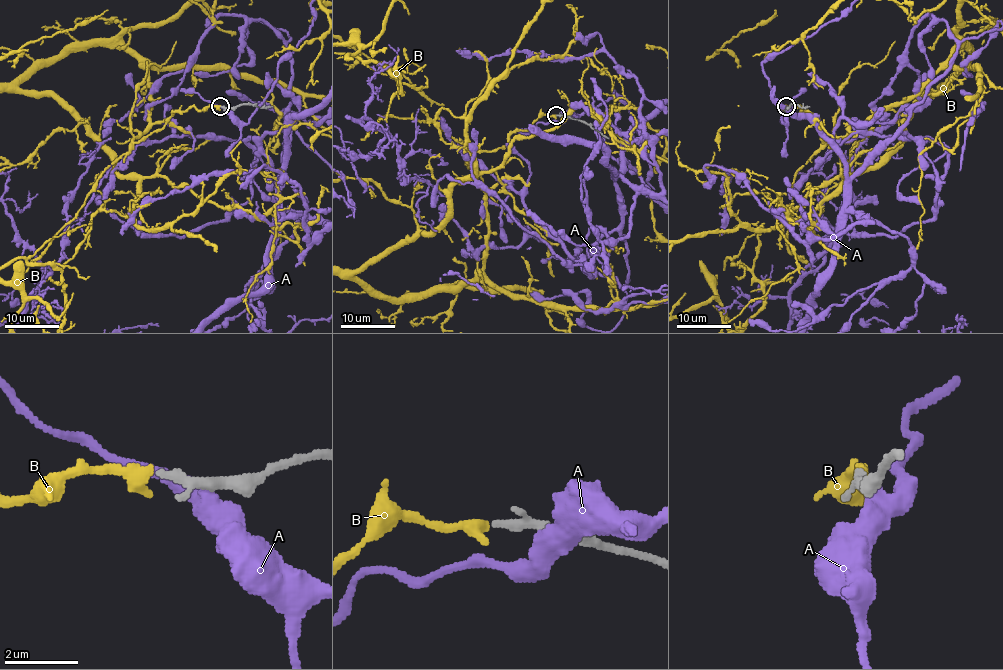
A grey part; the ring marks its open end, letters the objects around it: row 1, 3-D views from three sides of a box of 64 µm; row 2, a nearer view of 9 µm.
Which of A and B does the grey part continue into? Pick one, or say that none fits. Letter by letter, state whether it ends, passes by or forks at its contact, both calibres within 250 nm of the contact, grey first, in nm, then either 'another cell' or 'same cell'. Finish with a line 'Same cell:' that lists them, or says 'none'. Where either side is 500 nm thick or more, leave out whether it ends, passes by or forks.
A: it passes by; 320 nm thick on the grey side, 480 nm on the other; another cell
B: it ends there; 180 nm thick on the grey side, 400 nm on the other; same cell
Same cell: B

